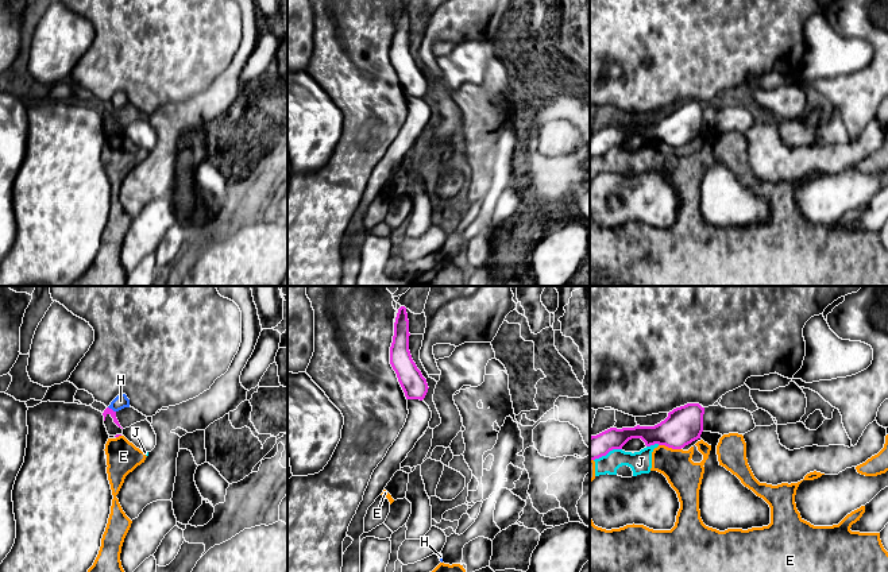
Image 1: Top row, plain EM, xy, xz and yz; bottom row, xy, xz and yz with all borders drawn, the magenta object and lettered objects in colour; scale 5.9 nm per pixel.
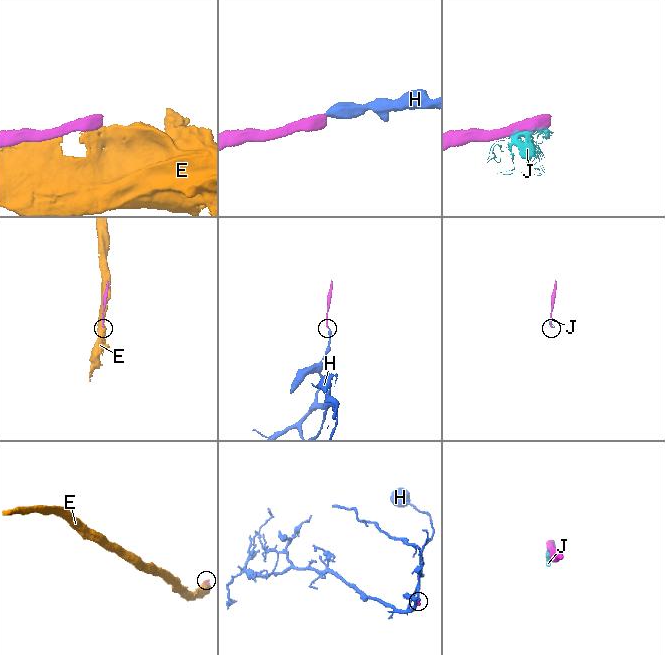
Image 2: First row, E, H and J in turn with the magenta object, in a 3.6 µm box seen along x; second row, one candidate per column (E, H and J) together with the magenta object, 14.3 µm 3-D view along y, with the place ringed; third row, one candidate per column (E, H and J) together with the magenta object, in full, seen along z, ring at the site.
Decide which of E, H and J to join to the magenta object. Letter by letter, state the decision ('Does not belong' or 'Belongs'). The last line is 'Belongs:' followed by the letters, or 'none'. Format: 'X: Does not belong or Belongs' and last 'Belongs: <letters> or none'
E: Does not belong
H: Belongs
J: Does not belong
Belongs: H

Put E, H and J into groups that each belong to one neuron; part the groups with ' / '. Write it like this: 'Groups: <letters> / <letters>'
Groups: E J / H

